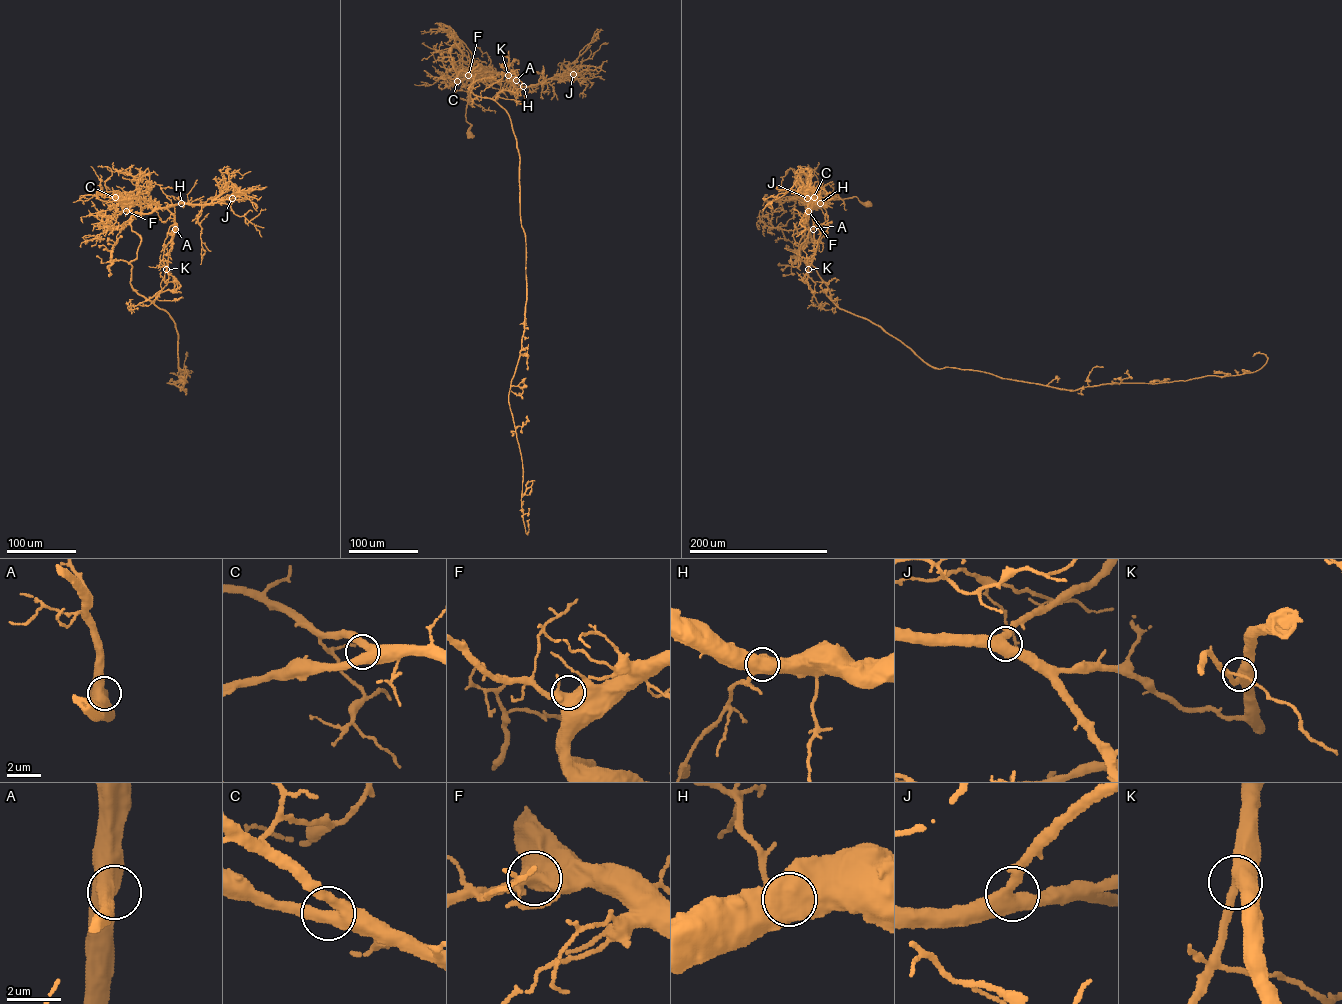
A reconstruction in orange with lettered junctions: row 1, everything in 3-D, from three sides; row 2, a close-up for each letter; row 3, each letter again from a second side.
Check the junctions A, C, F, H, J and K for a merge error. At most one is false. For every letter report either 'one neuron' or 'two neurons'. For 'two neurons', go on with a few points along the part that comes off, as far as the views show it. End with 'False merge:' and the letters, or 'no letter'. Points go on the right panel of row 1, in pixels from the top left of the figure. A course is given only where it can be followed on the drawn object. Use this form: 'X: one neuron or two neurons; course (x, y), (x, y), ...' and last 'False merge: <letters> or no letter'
A: one neuron
C: one neuron
F: one neuron
H: one neuron
J: one neuron
K: one neuron
False merge: no letter

